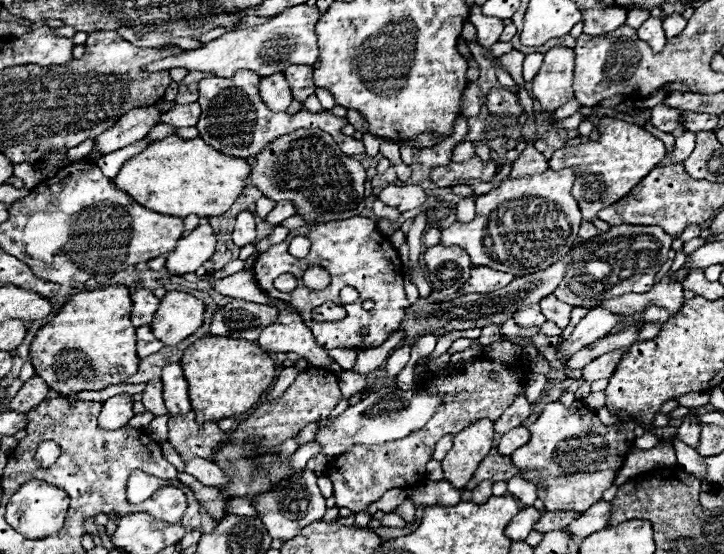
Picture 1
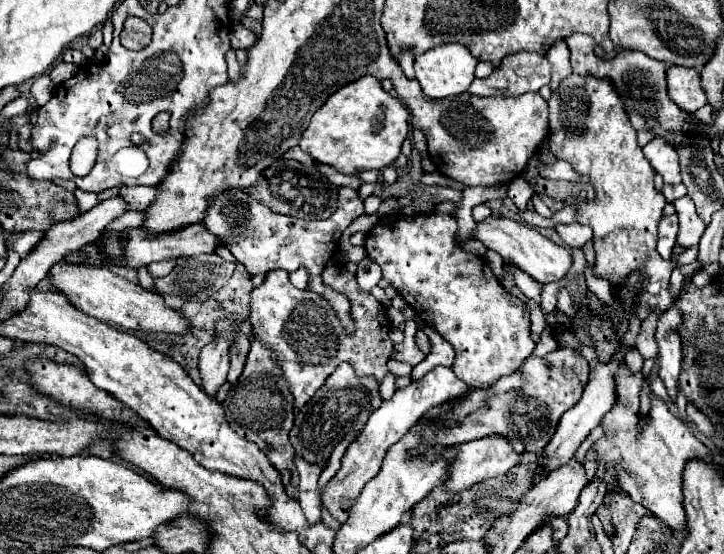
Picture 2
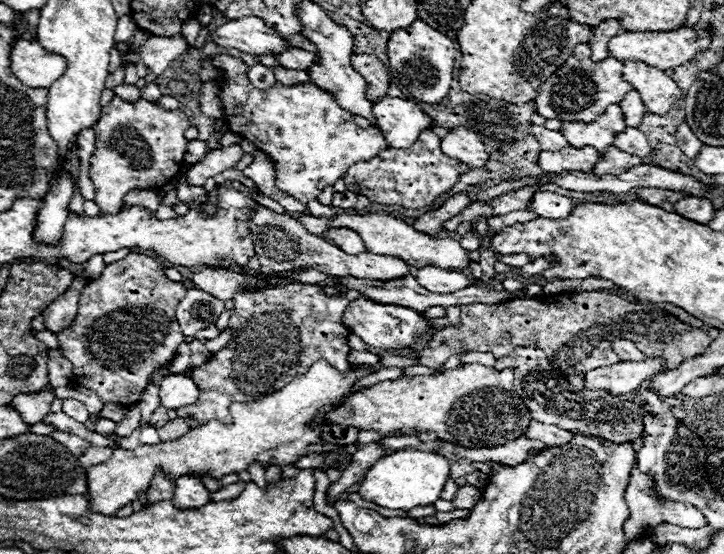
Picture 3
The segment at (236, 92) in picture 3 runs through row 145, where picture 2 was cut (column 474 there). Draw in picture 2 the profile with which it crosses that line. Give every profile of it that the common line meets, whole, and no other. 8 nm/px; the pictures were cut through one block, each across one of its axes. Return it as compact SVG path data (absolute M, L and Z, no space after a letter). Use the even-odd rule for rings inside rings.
M394 212L380 218L372 226L364 248L368 256L382 268L382 278L396 286L396 290L416 312L416 316L452 344L456 352L452 366L454 374L468 386L480 388L492 384L504 374L514 372L534 352L534 340L530 338L530 324L524 318L524 302L502 288L500 280L492 274L486 258L460 248L460 244L456 242L456 232L458 224L452 214L430 212L404 216L402 212Z

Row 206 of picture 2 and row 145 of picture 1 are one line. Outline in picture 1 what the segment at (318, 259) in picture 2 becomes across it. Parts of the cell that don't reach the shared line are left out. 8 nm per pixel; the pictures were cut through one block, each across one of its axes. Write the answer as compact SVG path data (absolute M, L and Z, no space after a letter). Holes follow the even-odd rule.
M238 70L232 78L218 78L218 76L206 76L198 82L200 90L200 106L202 106L202 116L198 120L198 130L200 138L212 146L214 150L228 154L228 156L240 156L240 158L254 158L258 156L272 140L292 134L298 128L320 128L328 132L334 142L342 148L344 154L364 154L364 144L360 140L354 140L350 136L344 136L340 132L342 126L346 126L346 118L332 116L330 112L322 114L312 114L304 107L295 113L273 112L264 106L264 102L258 96L260 88L260 76L250 70ZM248 96L248 104L246 104Z

